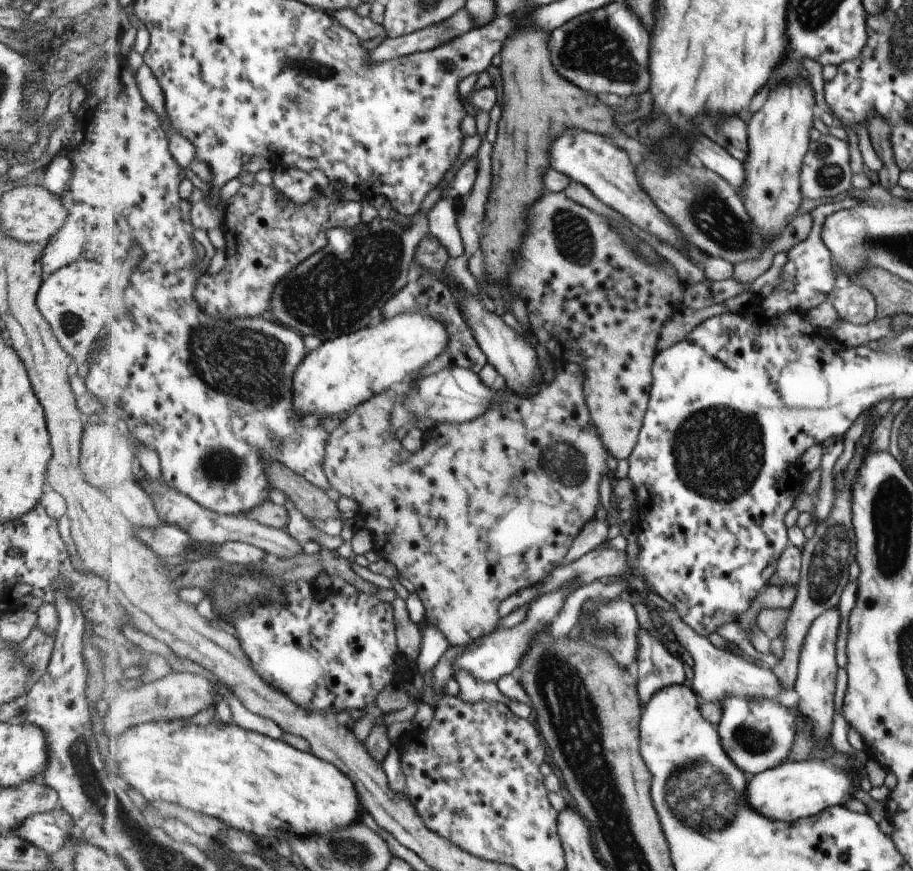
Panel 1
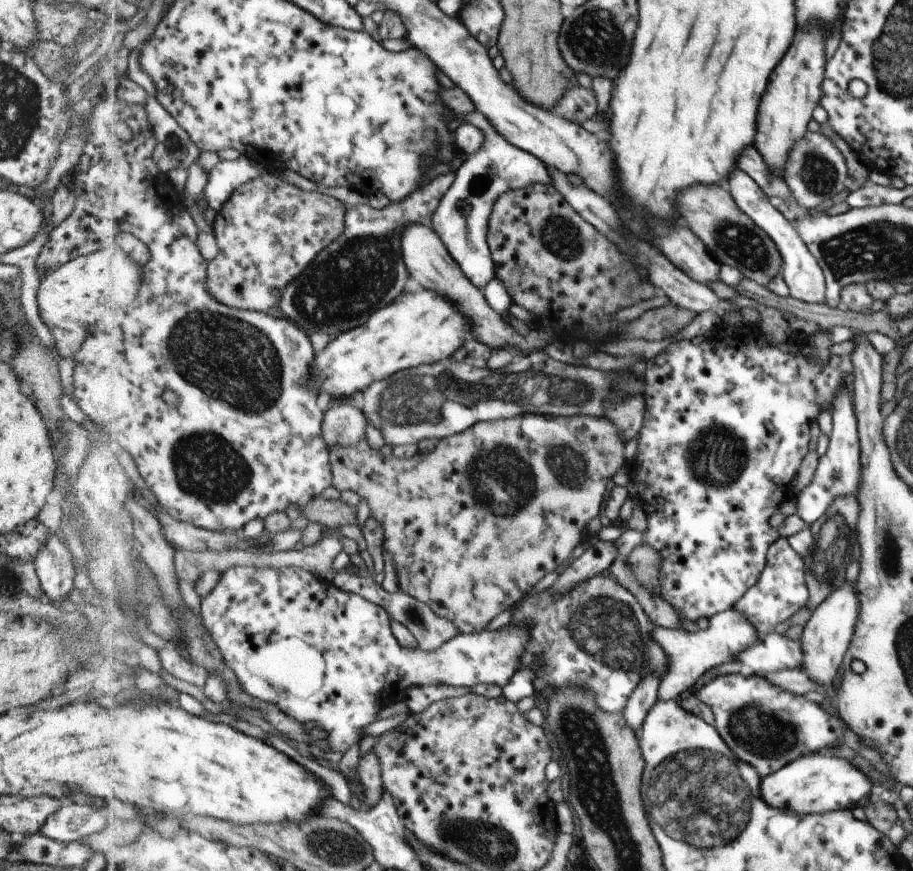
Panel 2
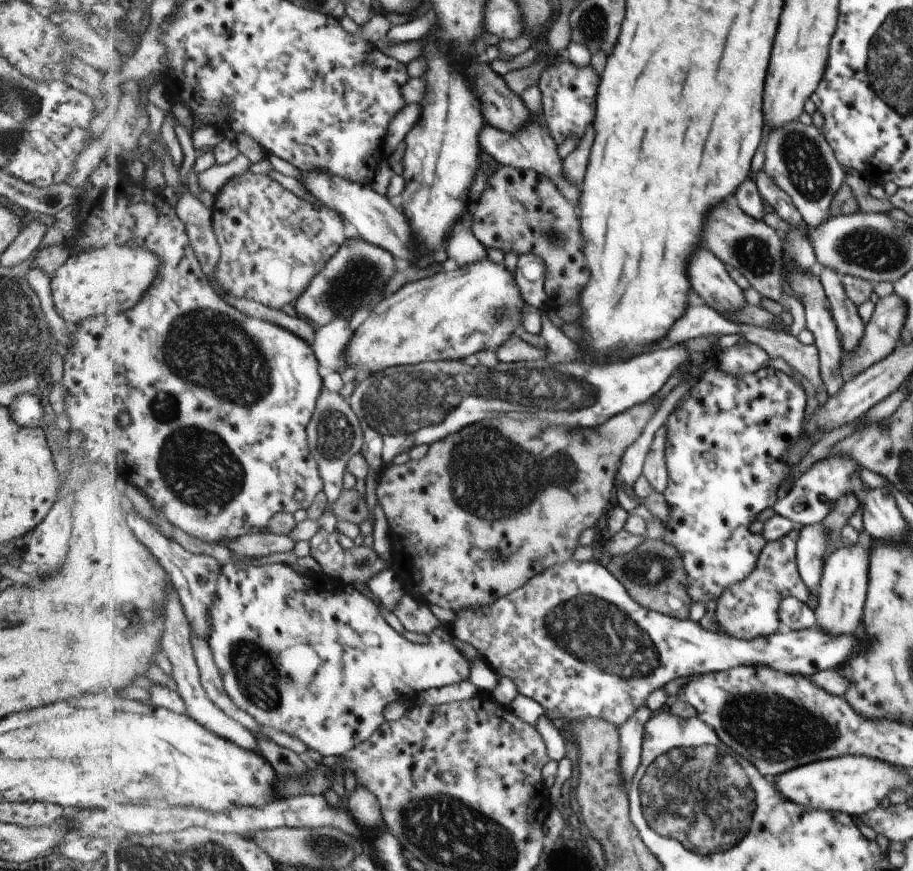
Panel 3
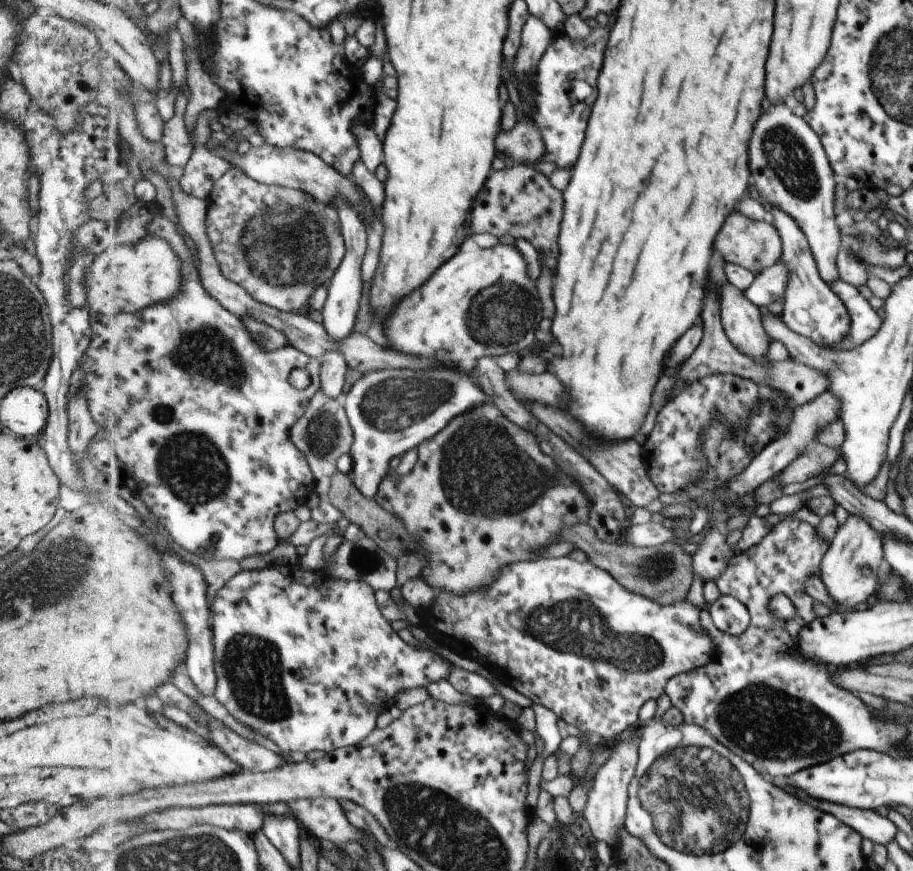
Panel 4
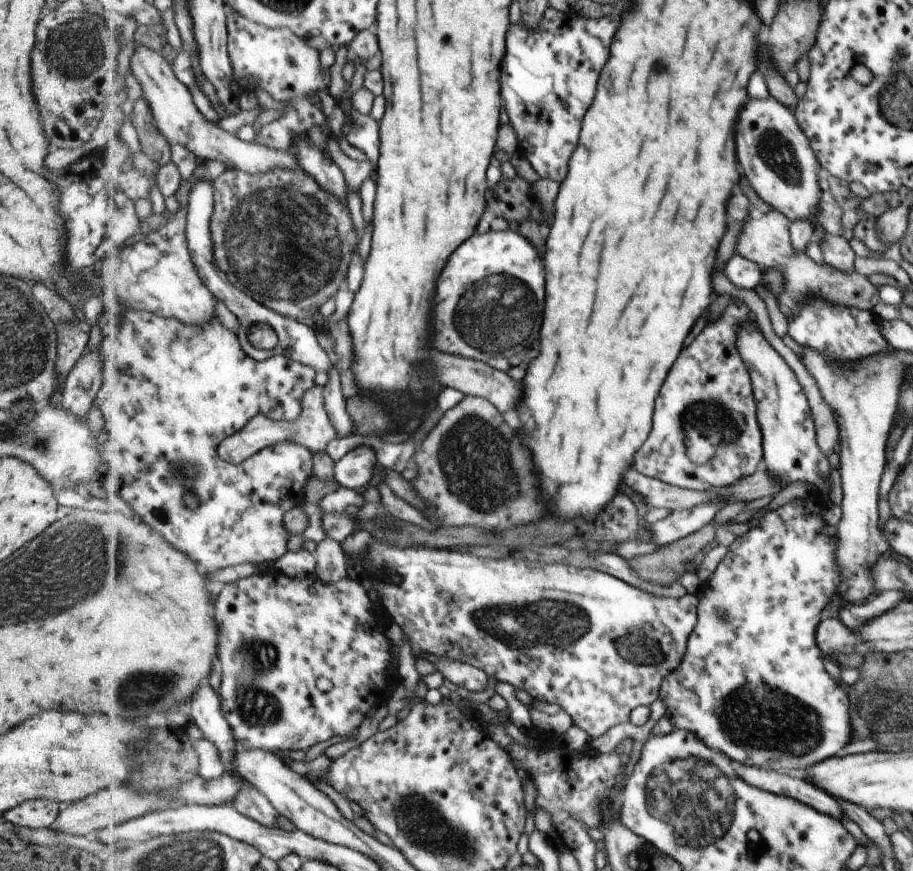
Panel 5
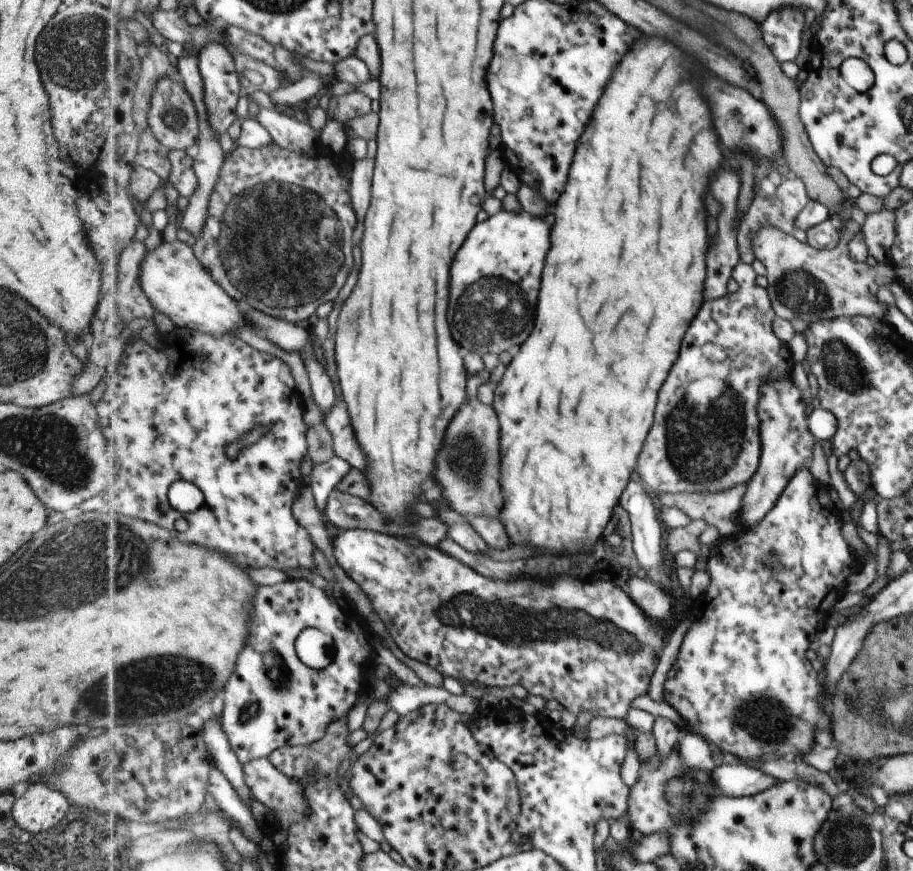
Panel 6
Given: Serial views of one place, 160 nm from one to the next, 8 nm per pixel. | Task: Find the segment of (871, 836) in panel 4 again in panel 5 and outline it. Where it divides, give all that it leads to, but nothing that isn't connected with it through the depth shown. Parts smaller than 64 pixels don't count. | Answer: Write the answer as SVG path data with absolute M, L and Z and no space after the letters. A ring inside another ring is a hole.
M741 761L735 762L735 768L739 776L753 786L776 795L791 797L839 820L846 817L841 805L832 796L795 774L768 771L766 768L746 765Z

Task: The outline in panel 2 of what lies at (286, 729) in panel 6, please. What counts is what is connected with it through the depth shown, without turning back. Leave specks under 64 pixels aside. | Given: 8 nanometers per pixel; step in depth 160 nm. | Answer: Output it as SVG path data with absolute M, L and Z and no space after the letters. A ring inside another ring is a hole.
M236 566L229 567L221 574L220 581L217 586L206 596L202 598L201 617L211 632L213 638L217 641L220 649L223 651L224 657L228 665L236 672L238 679L251 696L261 699L265 703L276 704L286 715L292 716L294 719L305 722L315 721L320 729L327 733L327 739L331 751L345 752L347 748L351 748L353 744L357 744L364 736L361 734L363 728L367 728L371 722L377 720L377 714L387 706L387 704L395 704L408 698L410 688L414 686L446 684L454 687L475 686L475 684L496 684L503 688L509 684L513 675L523 666L522 656L526 653L526 646L530 641L530 632L527 625L516 625L510 623L500 629L492 631L481 631L480 633L469 633L457 635L449 642L446 642L437 650L424 651L417 646L414 649L403 648L399 644L399 640L393 636L391 630L390 614L378 604L367 600L364 596L354 592L347 592L339 588L333 582L326 579L320 579L311 572L303 570L301 567L289 567L276 569L271 567L253 568L253 566Z

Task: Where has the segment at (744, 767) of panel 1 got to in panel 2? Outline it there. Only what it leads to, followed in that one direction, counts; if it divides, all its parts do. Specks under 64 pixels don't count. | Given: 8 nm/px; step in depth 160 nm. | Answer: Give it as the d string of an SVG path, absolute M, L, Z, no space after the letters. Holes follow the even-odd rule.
M719 675L695 695L713 709L714 727L718 728L733 754L754 766L762 777L785 767L799 754L806 754L809 750L825 752L843 739L835 712L829 716L817 706L817 702L807 702L801 696L779 689L762 676Z

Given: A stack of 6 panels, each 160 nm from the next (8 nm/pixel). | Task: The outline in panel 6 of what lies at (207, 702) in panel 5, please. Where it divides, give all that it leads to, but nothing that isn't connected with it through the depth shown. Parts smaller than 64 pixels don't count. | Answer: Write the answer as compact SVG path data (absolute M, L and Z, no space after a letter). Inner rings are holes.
M213 718L207 719L205 722L201 732L204 742L210 750L210 755L213 757L214 766L217 766L228 778L242 801L250 808L256 798L251 787L247 784L244 764L233 750L222 721L219 722Z

